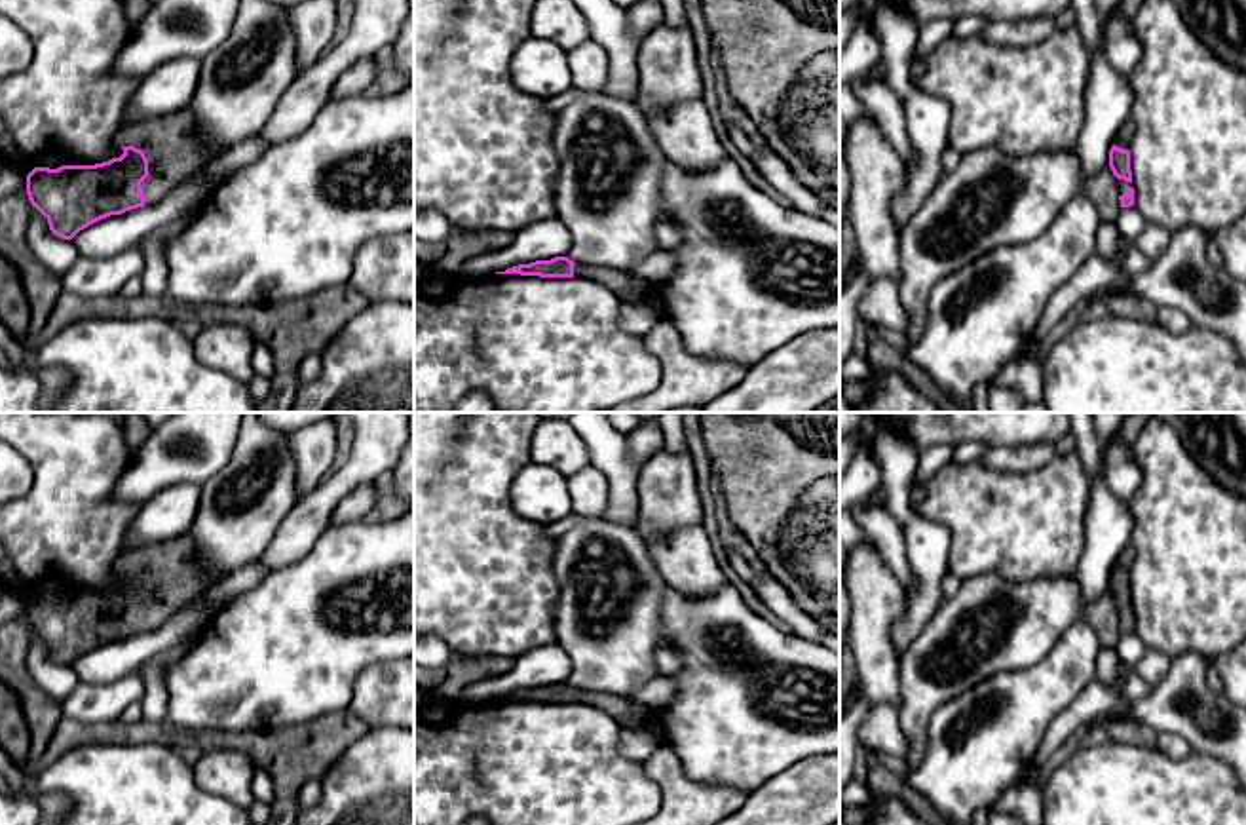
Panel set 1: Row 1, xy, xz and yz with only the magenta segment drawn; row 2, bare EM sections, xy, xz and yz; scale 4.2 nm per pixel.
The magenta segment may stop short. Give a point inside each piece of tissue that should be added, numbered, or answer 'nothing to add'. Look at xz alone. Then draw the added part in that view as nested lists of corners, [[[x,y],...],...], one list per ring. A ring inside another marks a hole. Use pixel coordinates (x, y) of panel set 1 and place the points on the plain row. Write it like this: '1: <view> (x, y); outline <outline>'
1: xz (622, 709); outline [[[574,690],[574,703],[593,705],[614,717],[621,728],[651,730],[651,719],[638,720],[634,713],[640,703],[615,694],[602,694],[596,690]]]

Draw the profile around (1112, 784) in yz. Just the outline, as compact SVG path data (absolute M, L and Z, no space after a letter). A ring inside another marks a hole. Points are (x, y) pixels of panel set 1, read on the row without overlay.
M1104 741L1083 745L1043 783L1043 825L1246 825L1246 787L1219 758L1193 751L1176 760L1157 747Z

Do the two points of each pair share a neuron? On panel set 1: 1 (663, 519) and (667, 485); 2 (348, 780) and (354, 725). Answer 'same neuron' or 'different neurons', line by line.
1: same neuron
2: different neurons

